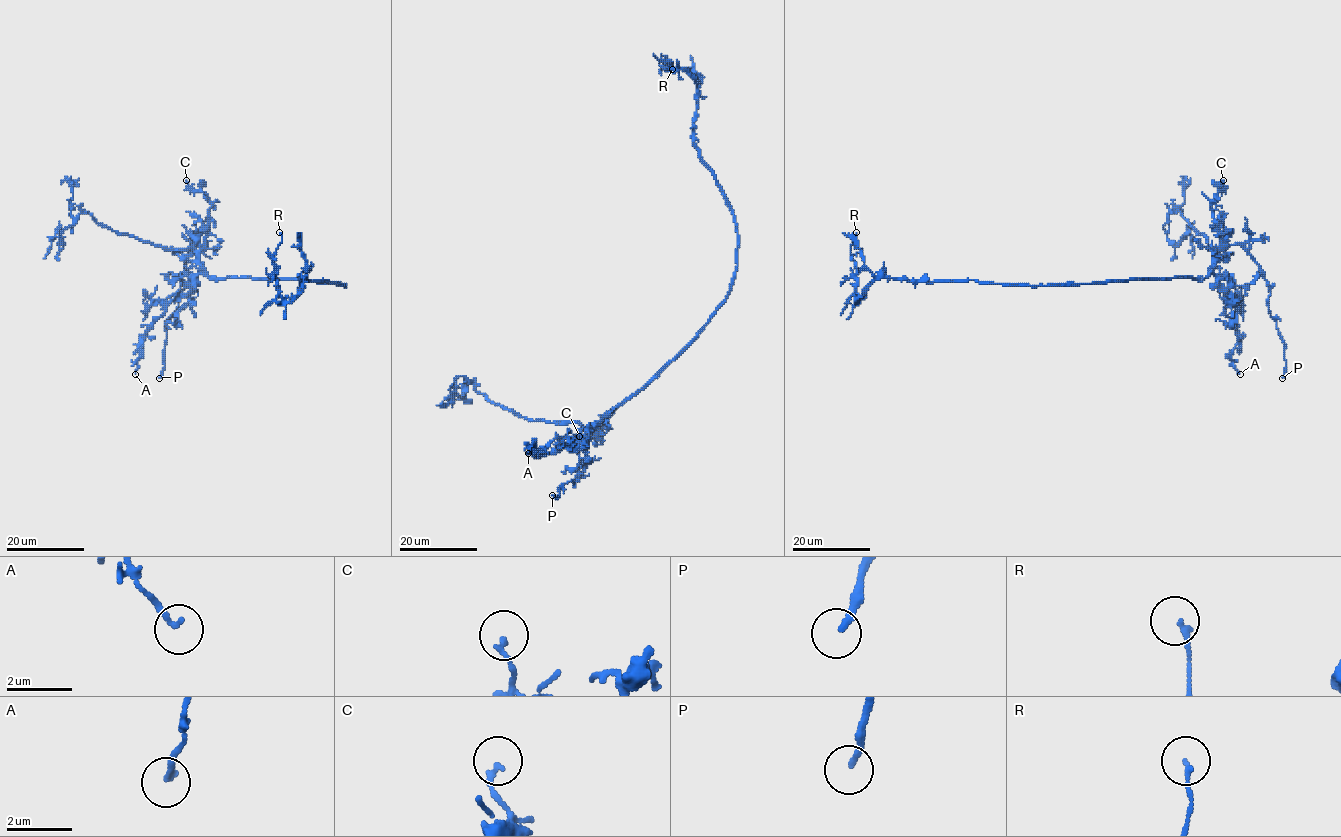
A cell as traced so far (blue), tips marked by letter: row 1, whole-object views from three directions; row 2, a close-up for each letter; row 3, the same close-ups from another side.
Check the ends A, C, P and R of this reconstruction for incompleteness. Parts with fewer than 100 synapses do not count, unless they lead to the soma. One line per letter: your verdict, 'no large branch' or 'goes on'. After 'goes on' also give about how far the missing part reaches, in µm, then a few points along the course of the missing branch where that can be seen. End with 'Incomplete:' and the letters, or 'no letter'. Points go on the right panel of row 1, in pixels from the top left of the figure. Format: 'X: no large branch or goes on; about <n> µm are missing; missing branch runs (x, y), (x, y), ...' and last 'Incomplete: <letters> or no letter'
A: no large branch
C: no large branch
P: goes on; about 70 µm are missing; missing branch runs (1282, 378), (1284, 427), (1278, 454), (1281, 464), (1276, 514), (1281, 517), (1282, 541), (1296, 552), (1302, 545)
R: no large branch
Incomplete: P

